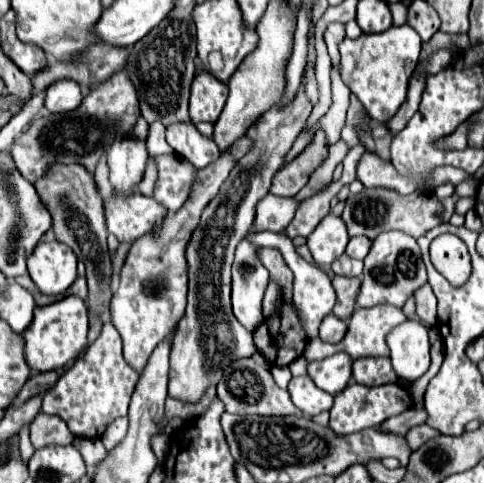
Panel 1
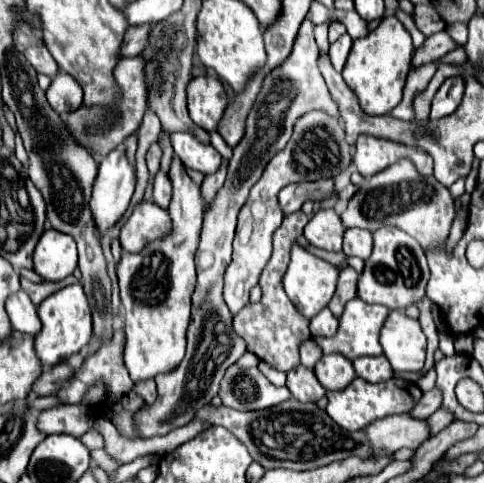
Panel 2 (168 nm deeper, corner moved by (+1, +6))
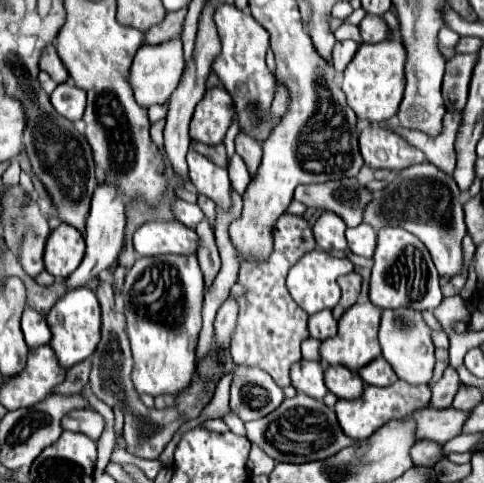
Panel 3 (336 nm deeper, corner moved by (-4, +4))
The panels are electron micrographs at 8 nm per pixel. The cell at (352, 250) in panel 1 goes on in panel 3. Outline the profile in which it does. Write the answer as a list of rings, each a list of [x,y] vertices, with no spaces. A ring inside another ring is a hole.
[[[365,222],[355,228],[347,228],[347,242],[353,254],[371,258],[375,252],[375,244],[377,244],[377,230]]]

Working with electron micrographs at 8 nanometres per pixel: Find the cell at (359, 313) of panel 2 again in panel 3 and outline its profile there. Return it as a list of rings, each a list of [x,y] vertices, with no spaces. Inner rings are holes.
[[[371,302],[365,304],[353,304],[341,318],[339,318],[339,330],[335,338],[327,338],[321,342],[319,348],[319,356],[321,360],[325,360],[327,364],[335,366],[341,364],[349,370],[359,370],[365,364],[369,364],[371,360],[375,360],[377,356],[381,356],[381,348],[377,342],[377,330],[379,330],[379,318],[381,318],[381,310],[377,306],[373,306]]]

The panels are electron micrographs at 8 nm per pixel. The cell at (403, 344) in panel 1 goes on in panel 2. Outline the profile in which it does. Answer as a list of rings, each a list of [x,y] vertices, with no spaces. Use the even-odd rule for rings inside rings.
[[[392,310],[380,330],[380,344],[394,372],[420,372],[426,358],[426,336],[420,322]]]

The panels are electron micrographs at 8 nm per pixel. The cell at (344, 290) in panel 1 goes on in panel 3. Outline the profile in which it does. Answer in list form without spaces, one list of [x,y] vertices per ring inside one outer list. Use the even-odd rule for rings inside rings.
[[[351,272],[351,274],[341,276],[341,280],[337,280],[337,282],[341,286],[341,300],[333,308],[333,318],[335,320],[339,320],[343,316],[343,312],[357,302],[357,296],[361,292],[361,276],[357,272]]]

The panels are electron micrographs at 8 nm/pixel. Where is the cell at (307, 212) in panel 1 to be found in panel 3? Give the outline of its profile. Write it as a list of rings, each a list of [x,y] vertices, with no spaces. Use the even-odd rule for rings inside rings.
[[[285,214],[273,226],[273,252],[265,262],[245,260],[239,270],[237,282],[245,286],[243,296],[235,296],[239,304],[237,332],[231,342],[231,356],[235,364],[255,364],[263,368],[277,386],[285,388],[291,384],[289,368],[301,360],[301,342],[309,338],[307,332],[307,312],[301,310],[291,298],[285,278],[289,268],[307,252],[315,248],[315,238],[311,226],[301,216]]]

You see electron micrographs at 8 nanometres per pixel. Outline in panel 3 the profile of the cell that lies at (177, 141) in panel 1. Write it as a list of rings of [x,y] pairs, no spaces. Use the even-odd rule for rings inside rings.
[[[193,148],[187,154],[189,162],[189,180],[193,182],[197,194],[211,198],[219,208],[231,208],[231,182],[225,168],[211,164],[205,156]]]

